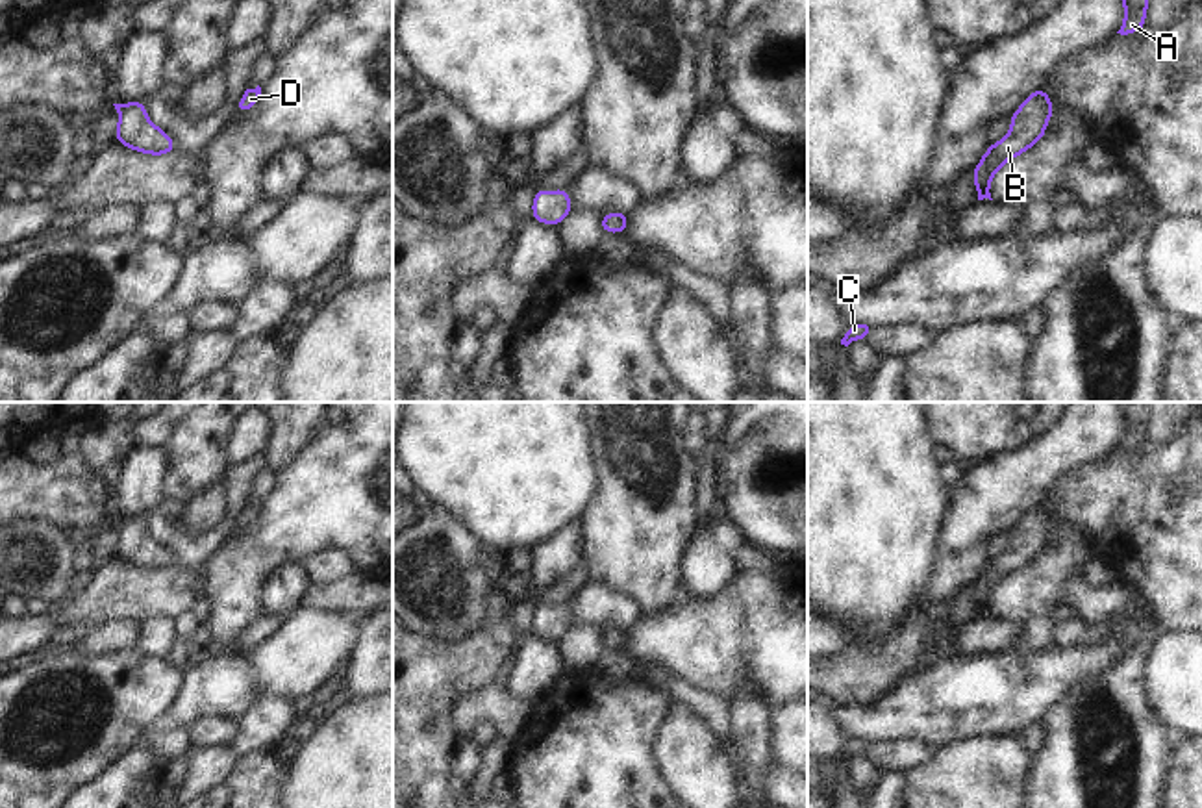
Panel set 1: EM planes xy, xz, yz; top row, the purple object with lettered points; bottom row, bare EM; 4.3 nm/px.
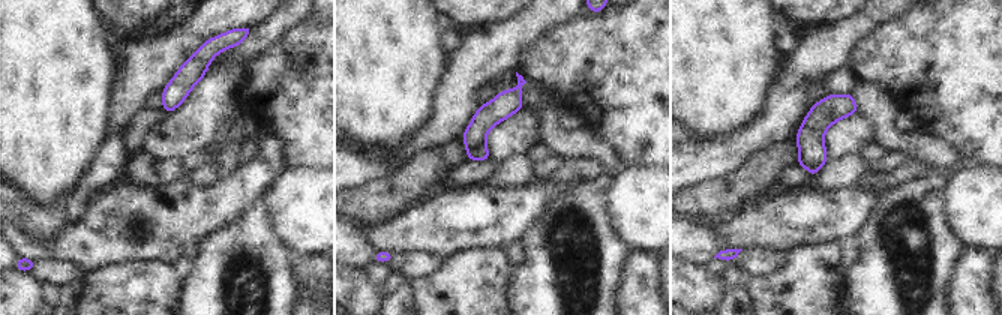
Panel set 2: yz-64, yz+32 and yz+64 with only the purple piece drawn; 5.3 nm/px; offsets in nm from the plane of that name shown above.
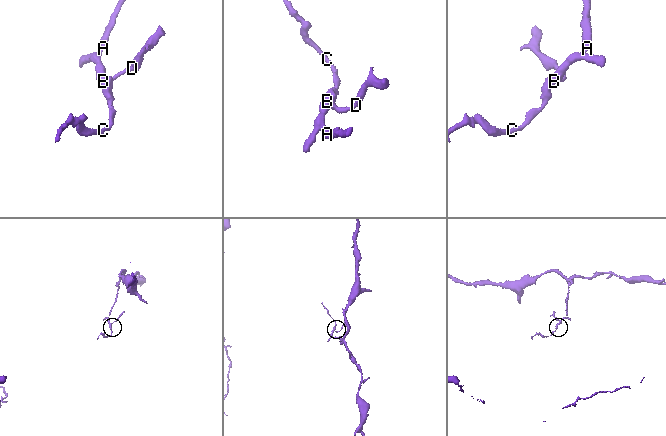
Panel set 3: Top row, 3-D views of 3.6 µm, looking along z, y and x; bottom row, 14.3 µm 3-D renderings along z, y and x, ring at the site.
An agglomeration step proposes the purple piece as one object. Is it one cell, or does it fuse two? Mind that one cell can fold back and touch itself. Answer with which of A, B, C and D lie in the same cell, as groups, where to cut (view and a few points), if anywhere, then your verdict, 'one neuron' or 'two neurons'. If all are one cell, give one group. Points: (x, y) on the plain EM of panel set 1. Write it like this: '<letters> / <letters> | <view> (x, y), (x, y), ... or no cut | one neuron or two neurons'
A B C D | no cut | one neuron

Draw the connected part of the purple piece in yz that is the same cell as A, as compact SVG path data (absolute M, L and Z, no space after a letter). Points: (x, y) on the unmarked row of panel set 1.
M1119 402L1119 411L1124 419L1124 436L1117 448L1128 450L1137 448L1145 443L1146 426L1148 426L1148 402Z

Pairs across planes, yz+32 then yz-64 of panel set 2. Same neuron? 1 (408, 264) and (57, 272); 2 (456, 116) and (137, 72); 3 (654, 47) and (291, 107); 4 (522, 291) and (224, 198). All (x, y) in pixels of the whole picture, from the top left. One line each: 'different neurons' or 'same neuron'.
1: same neuron
2: same neuron
3: same neuron
4: different neurons

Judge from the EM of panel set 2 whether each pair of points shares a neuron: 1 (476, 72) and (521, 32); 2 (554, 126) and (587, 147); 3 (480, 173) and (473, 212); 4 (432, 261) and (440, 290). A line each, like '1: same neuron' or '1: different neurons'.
1: same neuron
2: same neuron
3: different neurons
4: different neurons

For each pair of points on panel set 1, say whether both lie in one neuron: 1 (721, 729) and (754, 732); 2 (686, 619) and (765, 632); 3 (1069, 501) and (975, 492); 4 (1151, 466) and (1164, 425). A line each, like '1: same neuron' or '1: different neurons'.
1: different neurons
2: same neuron
3: different neurons
4: different neurons

